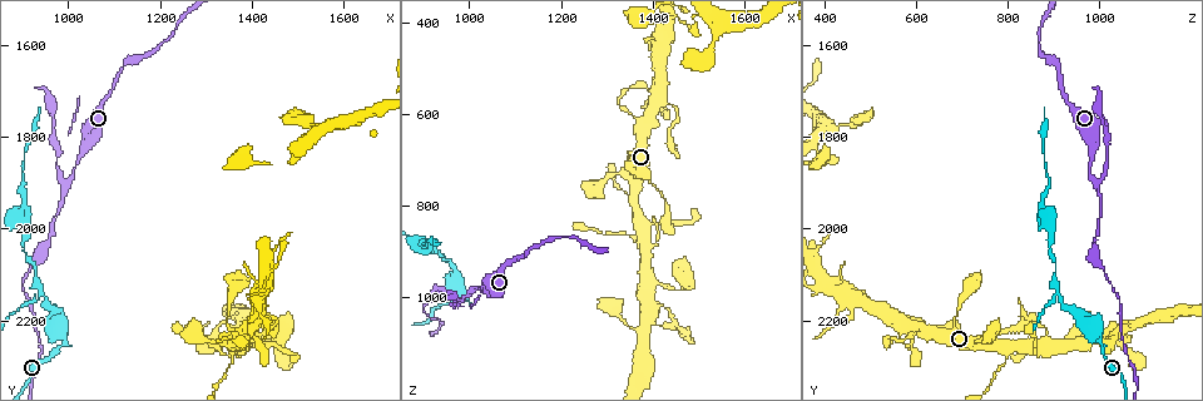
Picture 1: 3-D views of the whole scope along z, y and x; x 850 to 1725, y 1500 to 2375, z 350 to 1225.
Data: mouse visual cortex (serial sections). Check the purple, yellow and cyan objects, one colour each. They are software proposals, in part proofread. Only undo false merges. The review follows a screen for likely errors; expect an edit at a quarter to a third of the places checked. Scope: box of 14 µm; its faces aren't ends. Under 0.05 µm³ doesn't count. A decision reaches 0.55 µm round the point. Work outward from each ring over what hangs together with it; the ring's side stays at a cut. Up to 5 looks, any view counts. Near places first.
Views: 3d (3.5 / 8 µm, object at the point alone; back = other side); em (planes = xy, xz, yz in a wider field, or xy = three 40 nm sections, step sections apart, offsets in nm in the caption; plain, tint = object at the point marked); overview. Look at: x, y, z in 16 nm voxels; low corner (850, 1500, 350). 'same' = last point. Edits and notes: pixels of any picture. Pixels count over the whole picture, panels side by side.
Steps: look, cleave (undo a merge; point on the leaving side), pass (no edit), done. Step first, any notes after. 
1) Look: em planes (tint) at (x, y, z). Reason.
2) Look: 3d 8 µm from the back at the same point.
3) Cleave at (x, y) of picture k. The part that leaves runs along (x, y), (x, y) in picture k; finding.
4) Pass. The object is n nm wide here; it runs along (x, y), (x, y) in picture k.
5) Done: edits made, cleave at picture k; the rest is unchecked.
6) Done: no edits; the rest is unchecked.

Look: 3d 3.5 µm at (985, 2240, 995). Sharp bend.

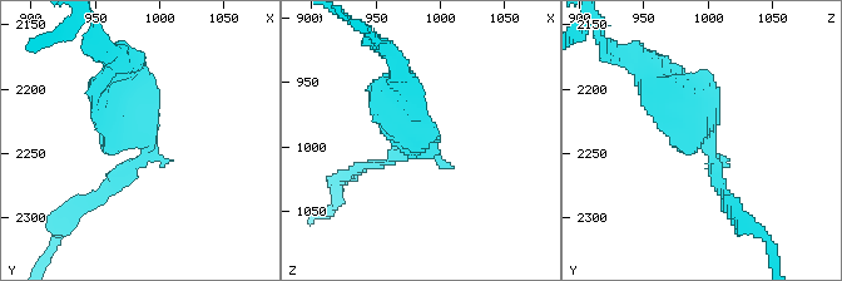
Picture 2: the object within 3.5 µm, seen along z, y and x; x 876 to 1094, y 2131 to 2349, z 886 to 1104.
Look: em xy step 3 (tint) at (990, 2242, 1000).

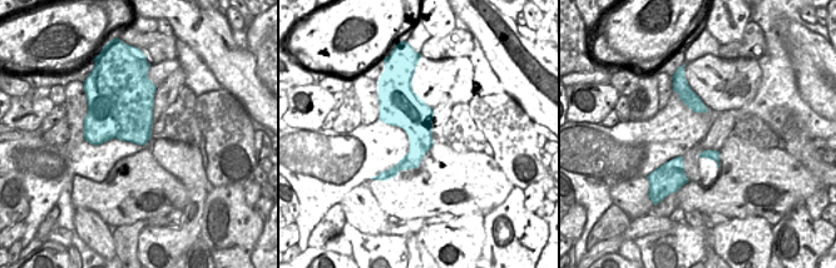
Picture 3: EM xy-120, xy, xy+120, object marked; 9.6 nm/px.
Pass. It runs along (726, 201), (703, 121), (670, 85) in picture 2; all the same cell.

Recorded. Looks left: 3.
Look: 3d 3.5 µm at (945, 2140, 910). A fork.

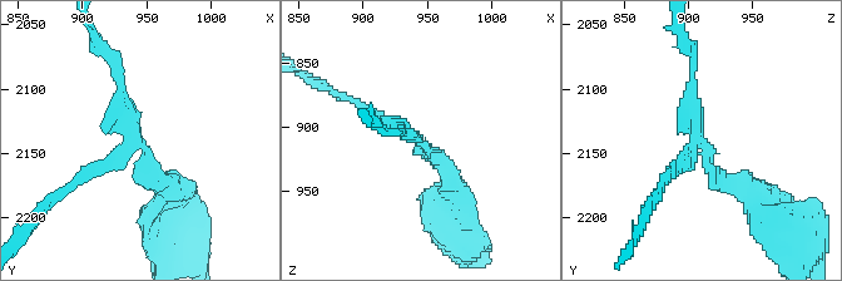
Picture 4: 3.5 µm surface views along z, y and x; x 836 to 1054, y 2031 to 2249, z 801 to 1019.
Look: em xy step 3 (tint) at (944, 2140, 910). 3 arms meet here; the arms are 150, 200, 250 nm wide; shape alone is not enough.

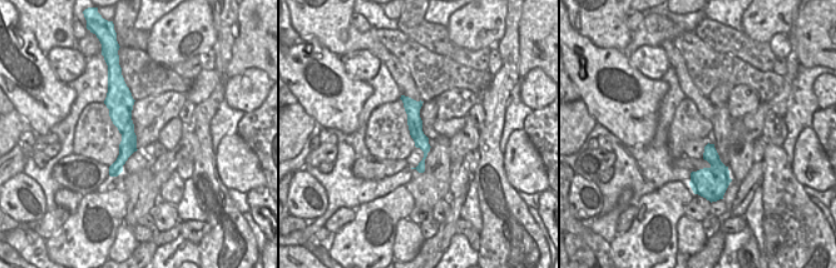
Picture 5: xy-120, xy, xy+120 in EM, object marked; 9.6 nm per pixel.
Cleave at (99, 171) of picture 4. The part that leaves runs along (132, 144), (43, 206) in picture 4; a second cell is stuck on.

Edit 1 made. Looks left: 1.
Done: edits made, cleave at picture 4; the rest is unchecked.

